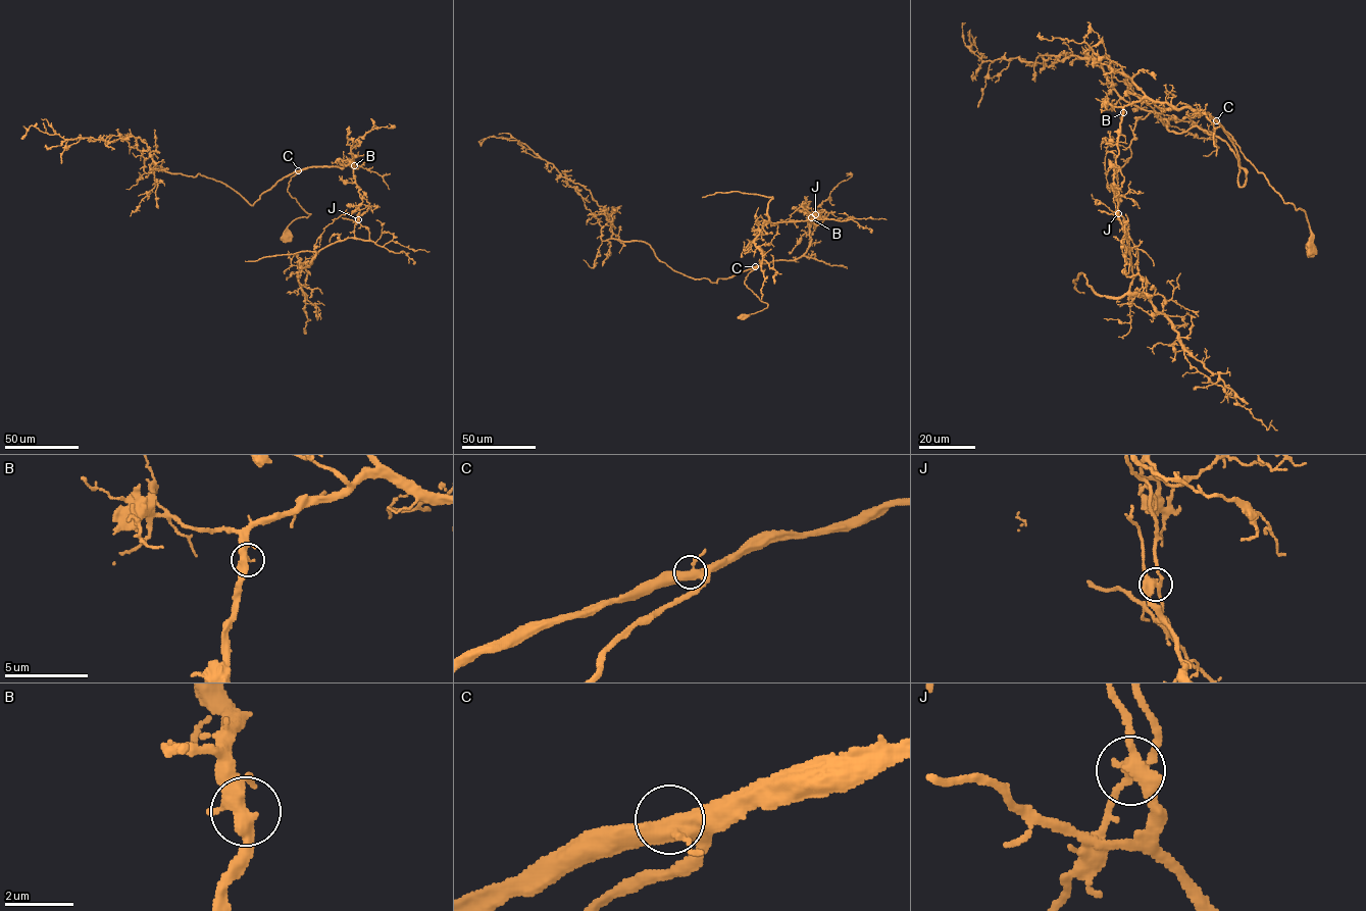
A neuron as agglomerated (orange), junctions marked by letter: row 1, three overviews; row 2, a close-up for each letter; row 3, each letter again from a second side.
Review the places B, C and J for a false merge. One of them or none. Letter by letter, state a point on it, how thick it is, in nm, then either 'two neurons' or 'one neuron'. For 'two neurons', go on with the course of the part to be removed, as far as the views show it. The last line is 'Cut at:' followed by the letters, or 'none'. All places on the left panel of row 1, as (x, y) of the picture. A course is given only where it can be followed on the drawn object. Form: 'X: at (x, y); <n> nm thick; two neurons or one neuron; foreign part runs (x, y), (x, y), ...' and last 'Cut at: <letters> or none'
B: at (354, 165); 380 nm thick; one neuron
C: at (298, 170); 440 nm thick; one neuron
J: at (358, 219); 400 nm thick; two neurons; foreign part runs (358, 219), (367, 230), (368, 240), (339, 240), (322, 248), (297, 273), (305, 299), (304, 334)
Cut at: J

